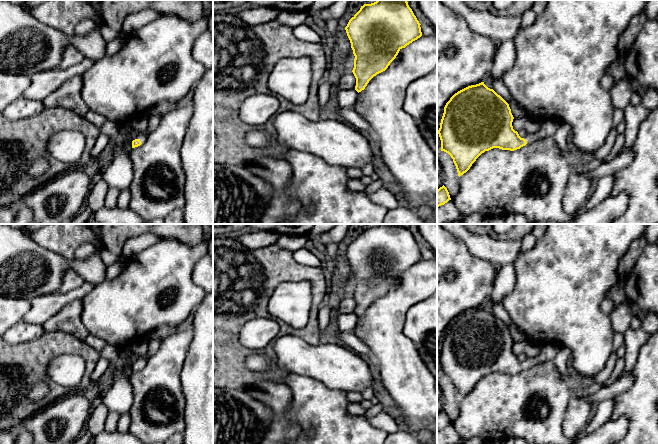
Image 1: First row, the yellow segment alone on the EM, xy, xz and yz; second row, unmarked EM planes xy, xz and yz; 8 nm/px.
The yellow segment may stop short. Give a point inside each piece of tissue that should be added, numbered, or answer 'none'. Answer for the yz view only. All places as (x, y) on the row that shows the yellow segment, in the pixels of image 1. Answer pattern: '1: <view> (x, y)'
1: yz (548, 127)

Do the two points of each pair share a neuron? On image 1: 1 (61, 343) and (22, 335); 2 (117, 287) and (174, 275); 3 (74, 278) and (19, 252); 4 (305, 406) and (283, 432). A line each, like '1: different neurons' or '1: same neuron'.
1: different neurons
2: same neuron
3: different neurons
4: different neurons

